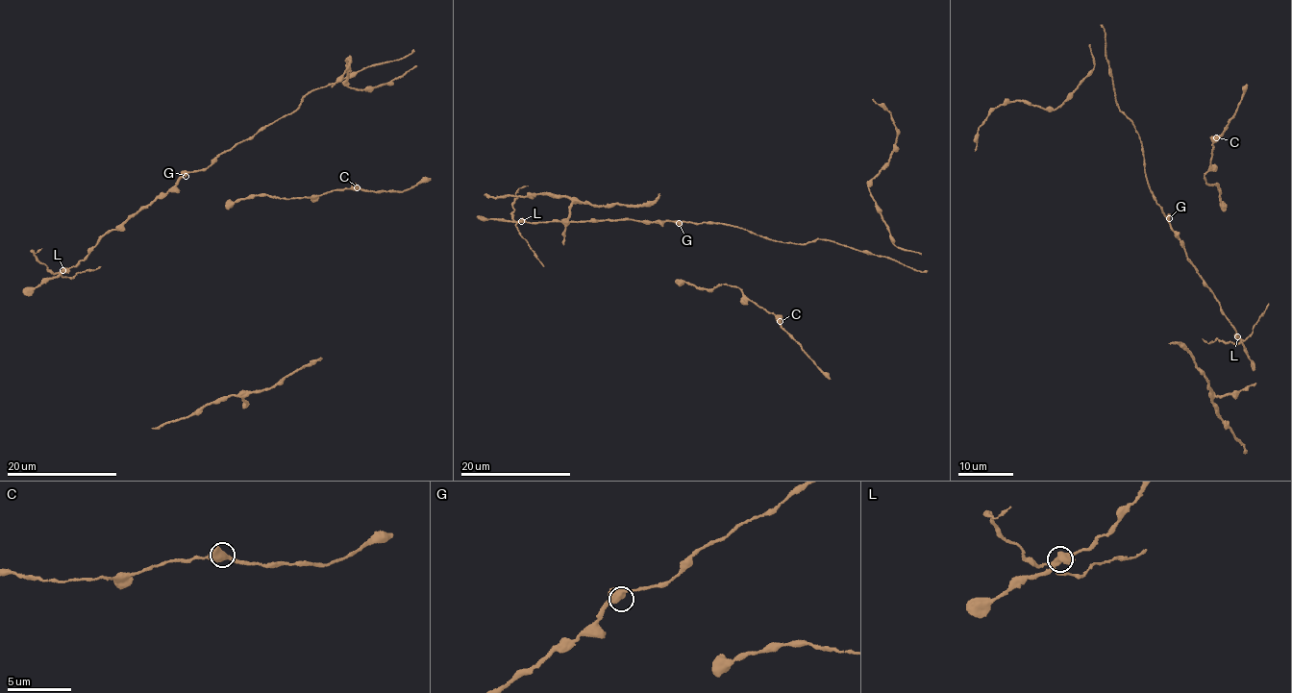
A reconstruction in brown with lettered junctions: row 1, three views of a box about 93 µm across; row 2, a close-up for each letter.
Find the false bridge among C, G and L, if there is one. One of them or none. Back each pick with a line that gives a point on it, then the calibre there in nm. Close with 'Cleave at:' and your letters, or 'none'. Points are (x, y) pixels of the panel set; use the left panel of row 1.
L: place (62, 270); calibre 400 nm
Cleave at: L

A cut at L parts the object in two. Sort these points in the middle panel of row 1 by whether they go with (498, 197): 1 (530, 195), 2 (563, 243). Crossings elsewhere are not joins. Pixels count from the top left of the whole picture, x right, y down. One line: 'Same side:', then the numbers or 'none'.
Same side: 1, 2

